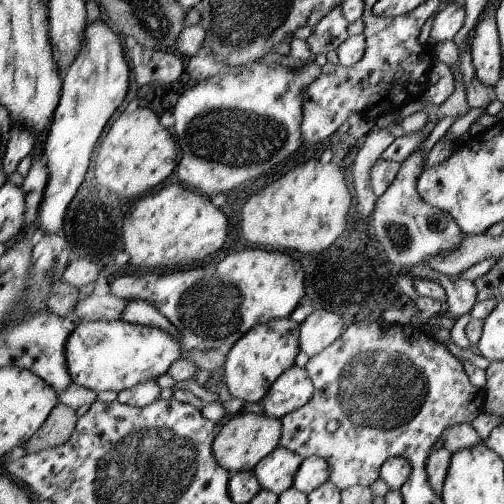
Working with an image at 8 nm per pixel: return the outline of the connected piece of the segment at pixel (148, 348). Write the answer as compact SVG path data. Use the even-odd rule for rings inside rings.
M122 319L96 322L78 321L77 327L66 340L66 366L68 366L68 372L74 384L95 390L97 393L102 390L115 390L119 393L140 382L156 381L156 378L166 374L174 361L181 357L181 352L181 344L178 344L178 340L158 328L132 324Z

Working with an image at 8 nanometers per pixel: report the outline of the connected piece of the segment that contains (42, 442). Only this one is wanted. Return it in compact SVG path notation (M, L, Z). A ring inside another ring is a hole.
M59 402L48 415L46 422L34 432L24 445L26 452L36 453L64 444L74 432L78 419L73 408Z

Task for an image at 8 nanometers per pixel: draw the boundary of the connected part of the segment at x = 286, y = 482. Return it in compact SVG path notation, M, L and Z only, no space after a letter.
M278 446L254 468L261 489L279 496L293 486L294 476L303 459L294 452Z

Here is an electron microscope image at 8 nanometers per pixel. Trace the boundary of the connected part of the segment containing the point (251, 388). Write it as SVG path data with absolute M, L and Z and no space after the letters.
M294 318L274 319L253 326L229 349L224 361L224 378L231 396L243 402L260 403L281 374L295 365L300 351L301 324Z

